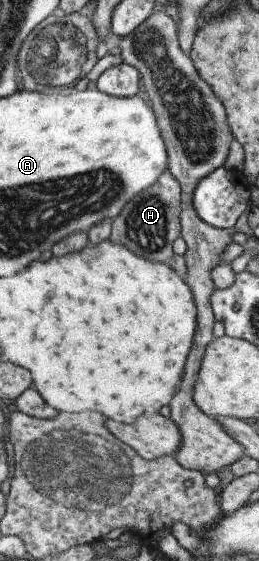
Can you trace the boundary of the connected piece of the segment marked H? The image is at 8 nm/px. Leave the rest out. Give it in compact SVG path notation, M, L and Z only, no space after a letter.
M166 169L158 174L151 186L136 193L130 203L122 207L122 211L114 217L110 227L110 239L122 243L132 253L144 259L168 263L173 254L171 245L179 236L179 201L180 186L176 178Z

